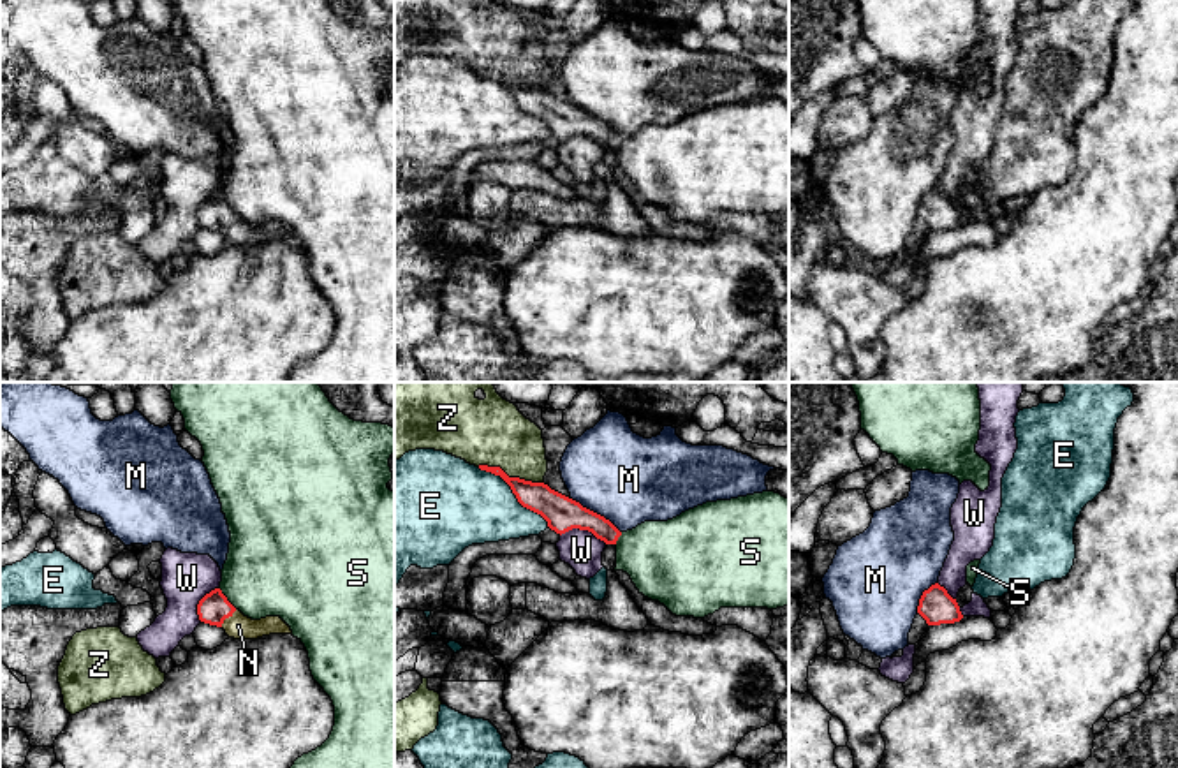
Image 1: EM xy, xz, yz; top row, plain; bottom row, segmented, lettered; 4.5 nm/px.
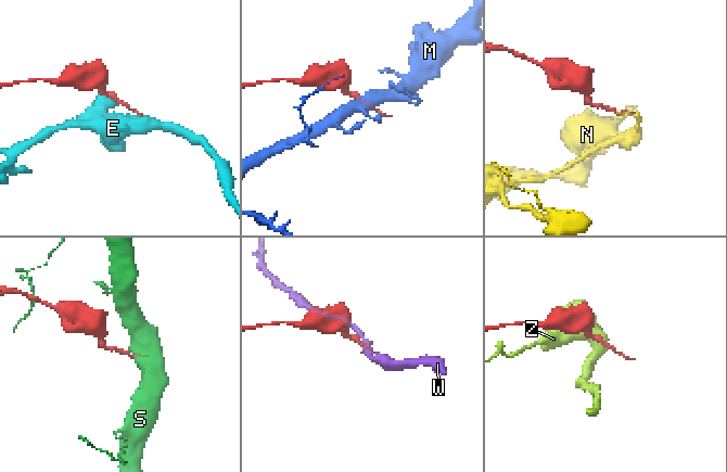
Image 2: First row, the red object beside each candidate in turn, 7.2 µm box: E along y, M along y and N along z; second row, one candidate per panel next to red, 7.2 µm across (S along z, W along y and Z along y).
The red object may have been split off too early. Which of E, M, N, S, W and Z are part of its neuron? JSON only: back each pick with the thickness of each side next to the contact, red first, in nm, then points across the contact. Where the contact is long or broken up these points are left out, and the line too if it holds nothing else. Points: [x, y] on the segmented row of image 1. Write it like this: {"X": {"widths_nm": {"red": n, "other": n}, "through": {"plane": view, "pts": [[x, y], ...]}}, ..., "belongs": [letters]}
{"N": {"widths_nm": {"red": 150, "other": 120}}, "belongs": ["N"]}

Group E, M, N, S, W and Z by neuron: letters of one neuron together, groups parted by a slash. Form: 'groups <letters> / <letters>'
groups E / M / N / S / W / Z

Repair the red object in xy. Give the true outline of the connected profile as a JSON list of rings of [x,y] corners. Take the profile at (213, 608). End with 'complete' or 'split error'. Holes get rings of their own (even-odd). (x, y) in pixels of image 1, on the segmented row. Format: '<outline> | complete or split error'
[[[220,588],[206,594],[197,604],[199,620],[222,627],[229,638],[257,639],[269,634],[292,634],[291,627],[280,617],[252,620],[236,609]]] | split error

